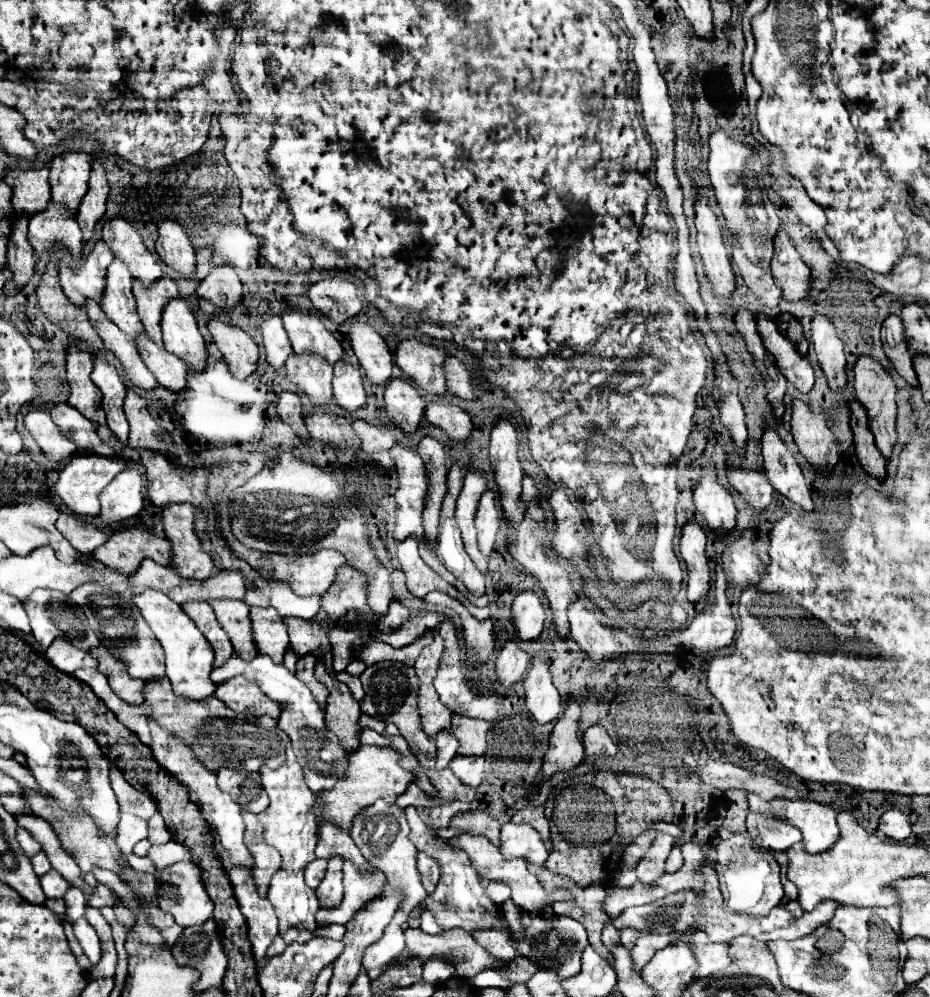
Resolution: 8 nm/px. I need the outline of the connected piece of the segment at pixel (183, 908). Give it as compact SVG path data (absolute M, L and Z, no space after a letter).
M179 861L169 865L161 877L161 885L157 889L157 907L173 913L175 923L181 927L191 927L191 925L201 925L205 919L213 917L213 901L207 895L207 889L201 879L201 867L195 861Z

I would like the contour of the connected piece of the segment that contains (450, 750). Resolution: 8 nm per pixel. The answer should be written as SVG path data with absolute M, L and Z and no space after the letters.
M439 731L435 735L435 741L437 741L437 751L439 751L439 755L437 755L437 769L443 769L457 755L459 741L455 739L455 735L451 731Z

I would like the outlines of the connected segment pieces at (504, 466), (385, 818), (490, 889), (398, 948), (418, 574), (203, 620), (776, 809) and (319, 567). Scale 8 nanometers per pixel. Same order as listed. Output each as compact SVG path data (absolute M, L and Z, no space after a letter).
M499 417L491 429L489 459L491 459L491 469L499 485L503 511L509 515L513 523L521 521L519 493L521 493L523 469L517 457L517 443L519 441L517 441L515 425L509 419Z
M377 801L375 805L363 809L355 819L353 819L353 827L351 827L351 837L357 843L357 847L361 849L363 857L367 861L381 870L389 881L393 881L393 885L399 885L401 889L405 889L405 901L401 903L401 909L395 913L391 923L403 925L407 921L409 909L413 909L415 905L421 906L427 893L423 889L421 877L416 867L417 849L415 845L409 841L409 825L405 821L403 809L389 805L385 801Z
M489 881L485 893L489 893L491 901L497 903L497 905L503 905L503 903L511 897L511 889L509 889L509 885L503 883L503 881Z
M389 923L389 927L385 929L385 935L365 951L362 965L365 967L365 971L381 969L387 965L387 961L393 961L393 957L401 955L403 949L405 949L403 929L401 927L391 929L391 923Z
M407 537L397 545L397 559L407 577L407 587L413 595L425 597L429 591L443 591L455 599L465 599L461 591L449 585L439 573L435 573L419 555L419 541Z
M193 601L193 603L185 603L183 611L191 617L191 621L199 627L199 631L209 641L209 645L215 653L215 665L223 665L227 661L227 657L233 653L233 645L231 645L229 637L225 635L223 627L219 625L211 605L203 603L203 601Z
M747 793L749 809L759 813L773 813L775 817L785 817L791 825L797 825L803 833L803 843L809 853L821 853L829 849L839 837L839 827L835 821L835 811L831 807L813 805L813 801L791 801L791 799L771 799L765 801L755 793Z
M229 539L229 547L233 549L233 553L237 553L237 557L243 557L253 569L257 569L263 577L275 577L281 581L289 581L293 585L293 589L297 589L297 593L325 593L331 583L337 577L337 569L347 565L347 559L341 551L335 549L323 549L311 555L277 555L277 553L261 553L255 549L245 547L241 541L237 539Z

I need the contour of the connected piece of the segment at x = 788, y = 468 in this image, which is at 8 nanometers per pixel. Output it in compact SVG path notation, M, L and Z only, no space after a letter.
M765 427L761 445L765 457L765 473L769 473L769 481L775 487L775 491L783 493L793 503L801 505L805 511L811 511L811 493L805 485L801 467L795 455L789 451L787 443L771 427Z

